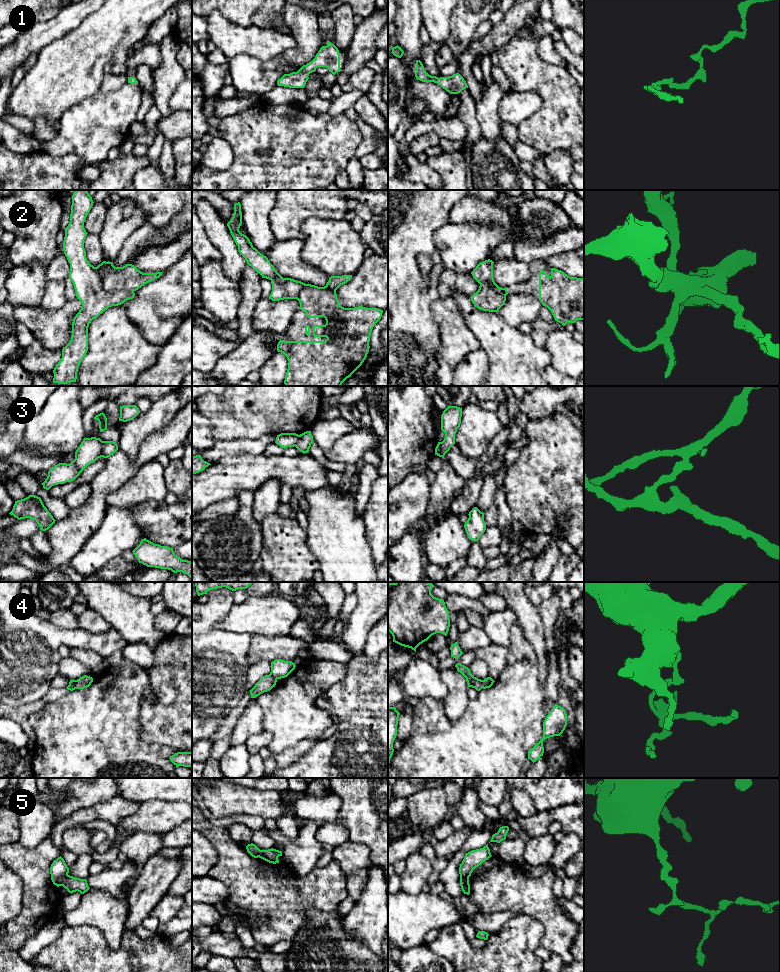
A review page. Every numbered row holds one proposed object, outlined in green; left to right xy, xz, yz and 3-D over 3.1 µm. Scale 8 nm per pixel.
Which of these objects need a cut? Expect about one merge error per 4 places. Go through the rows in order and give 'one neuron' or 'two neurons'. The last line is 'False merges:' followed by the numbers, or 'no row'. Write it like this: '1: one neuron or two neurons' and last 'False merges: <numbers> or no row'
1: one neuron
2: two neurons
3: two neurons
4: two neurons
5: two neurons
False merges: 2, 3, 4, 5

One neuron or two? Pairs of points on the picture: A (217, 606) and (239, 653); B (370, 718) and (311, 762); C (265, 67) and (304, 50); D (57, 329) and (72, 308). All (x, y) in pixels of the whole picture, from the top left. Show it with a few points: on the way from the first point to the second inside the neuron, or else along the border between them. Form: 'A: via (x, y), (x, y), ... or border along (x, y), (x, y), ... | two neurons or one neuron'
A: via (209, 619), (209, 629), (220, 640), (226, 642) | one neuron
B: via (359, 734), (334, 760), (327, 762) | one neuron
C: border along (281, 54), (289, 63), (301, 66) | two neurons
D: via (57, 324), (67, 313) | one neuron

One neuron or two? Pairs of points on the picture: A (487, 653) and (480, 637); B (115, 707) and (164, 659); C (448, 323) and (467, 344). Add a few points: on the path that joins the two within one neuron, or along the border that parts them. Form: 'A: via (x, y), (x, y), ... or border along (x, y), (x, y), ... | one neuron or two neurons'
A: border along (490, 643), (484, 647), (471, 650) | two neurons
B: border along (145, 670), (148, 676), (149, 696), (147, 698) | two neurons
C: via (452, 328), (462, 339) | one neuron

